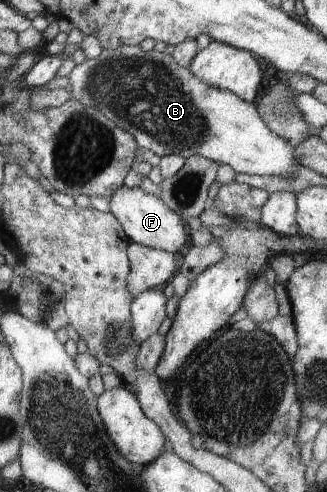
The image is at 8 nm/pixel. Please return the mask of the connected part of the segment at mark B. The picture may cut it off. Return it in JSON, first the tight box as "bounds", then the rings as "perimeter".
{"bounds":[69,45,301,176],"perimeter":[[[127,45],[114,50],[105,49],[98,58],[86,59],[82,64],[77,65],[71,71],[69,80],[71,80],[71,86],[73,86],[71,92],[74,95],[74,99],[83,102],[85,106],[92,106],[96,107],[97,110],[101,110],[101,112],[103,112],[109,120],[113,120],[119,128],[133,134],[142,150],[150,150],[160,158],[169,155],[182,155],[187,160],[191,156],[198,155],[208,160],[219,162],[221,165],[229,165],[238,174],[261,176],[291,176],[291,174],[295,174],[295,172],[299,170],[299,166],[301,166],[301,162],[299,162],[299,158],[297,158],[295,146],[293,146],[287,138],[281,138],[281,136],[275,134],[273,130],[270,130],[270,127],[267,126],[263,120],[262,114],[259,114],[256,104],[242,100],[237,94],[209,86],[207,82],[203,82],[201,78],[197,78],[189,67],[180,66],[175,61],[175,58],[172,58],[169,54],[155,51],[145,52],[145,50],[141,50],[141,46],[138,45]]]}

